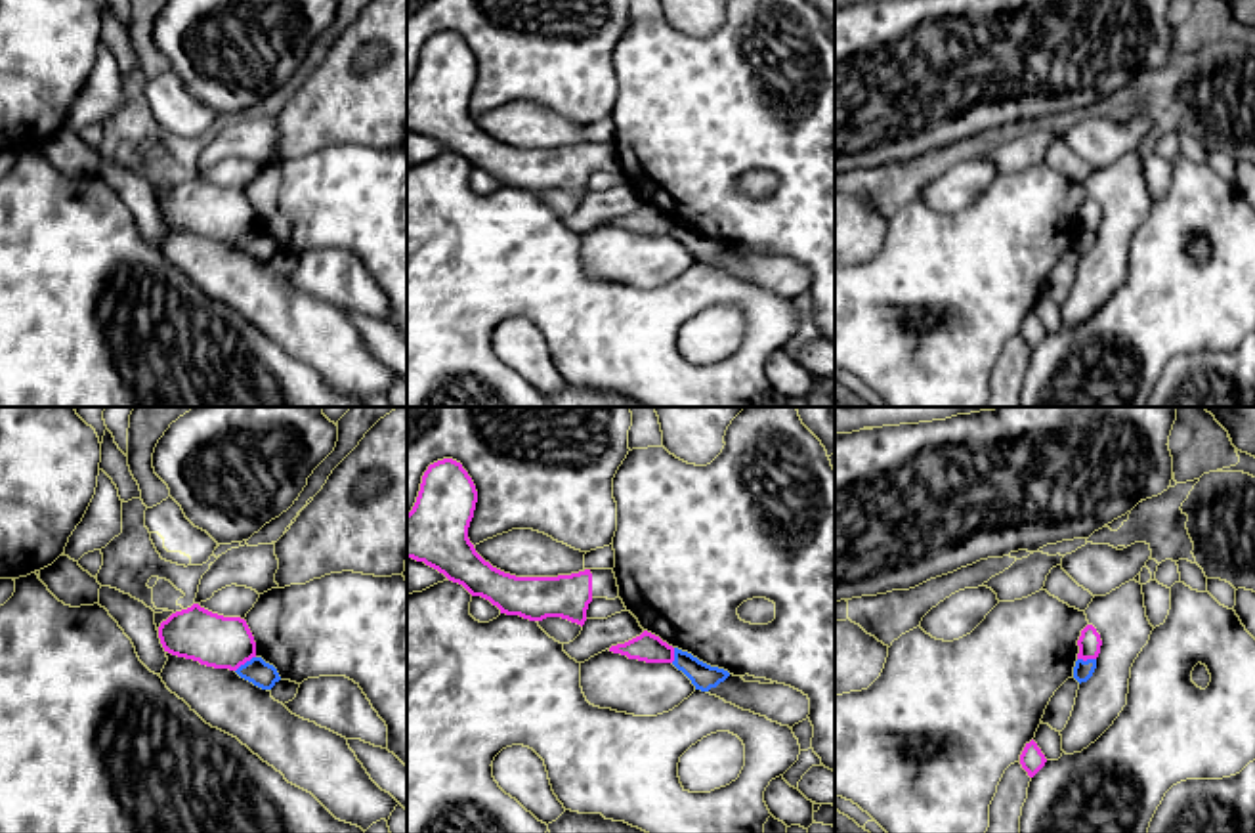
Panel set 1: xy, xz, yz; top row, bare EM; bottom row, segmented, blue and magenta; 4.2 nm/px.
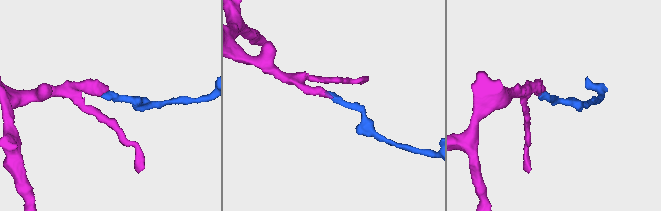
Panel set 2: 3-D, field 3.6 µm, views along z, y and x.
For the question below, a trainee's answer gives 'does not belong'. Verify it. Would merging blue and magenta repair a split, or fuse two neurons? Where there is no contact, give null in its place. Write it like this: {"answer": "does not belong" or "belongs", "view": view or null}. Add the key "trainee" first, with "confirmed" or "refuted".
{"trainee": "confirmed", "answer": "does not belong", "view": "xy"}

